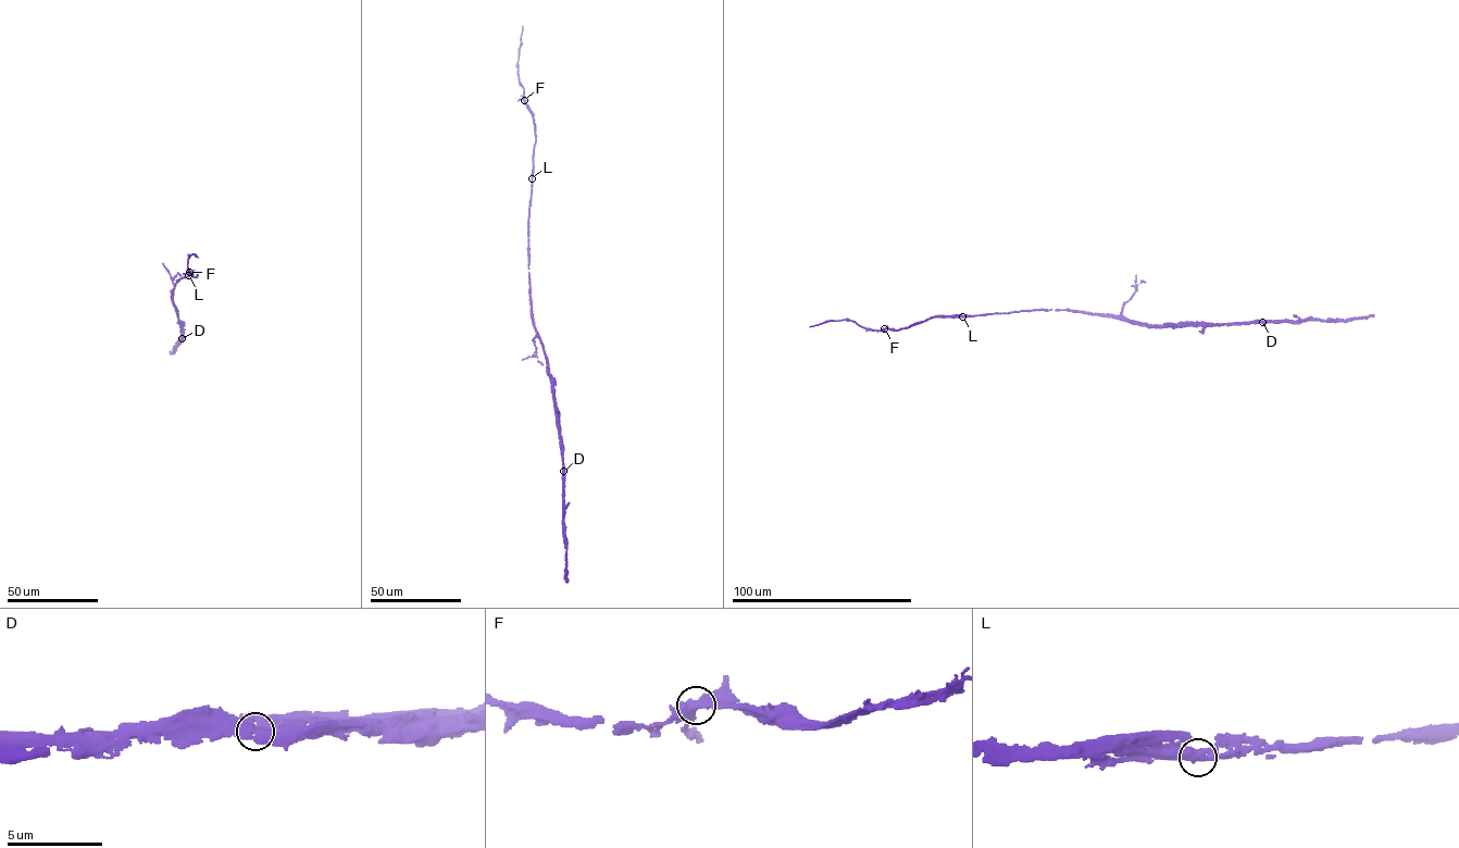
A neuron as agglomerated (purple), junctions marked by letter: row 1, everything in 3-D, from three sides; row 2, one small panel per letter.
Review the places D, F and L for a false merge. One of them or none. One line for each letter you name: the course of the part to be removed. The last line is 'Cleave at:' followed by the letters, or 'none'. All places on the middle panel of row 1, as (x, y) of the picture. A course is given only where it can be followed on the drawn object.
Cleave at: none

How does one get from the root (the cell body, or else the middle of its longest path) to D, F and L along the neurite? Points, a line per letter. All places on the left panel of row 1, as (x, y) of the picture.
D: (173, 292), (171, 299), (182, 339)
F: (173, 292), (178, 278), (194, 271), (198, 275), (194, 277), (190, 272)
L: (173, 292), (178, 278), (188, 276)

